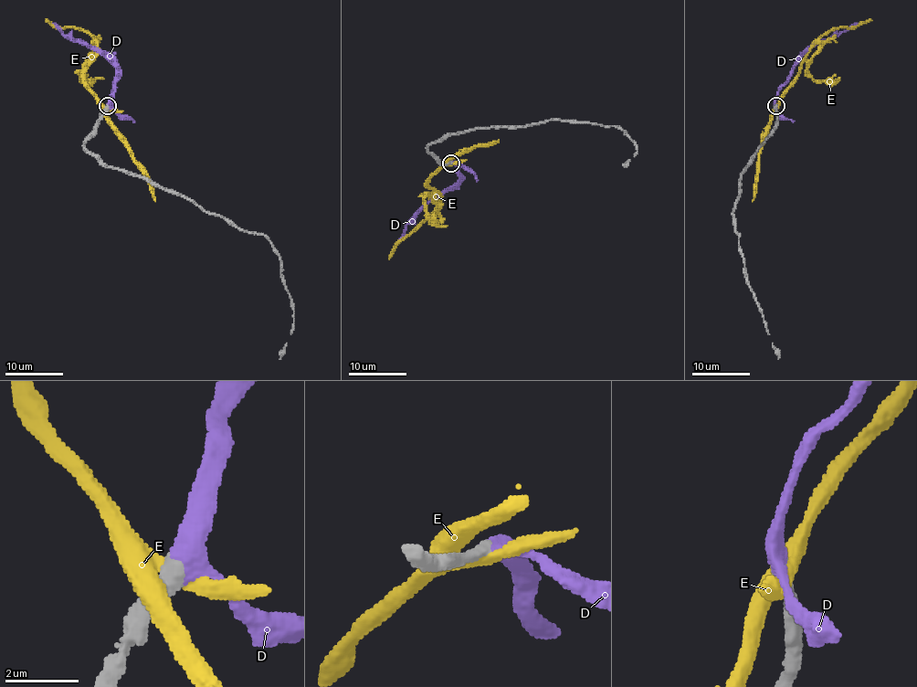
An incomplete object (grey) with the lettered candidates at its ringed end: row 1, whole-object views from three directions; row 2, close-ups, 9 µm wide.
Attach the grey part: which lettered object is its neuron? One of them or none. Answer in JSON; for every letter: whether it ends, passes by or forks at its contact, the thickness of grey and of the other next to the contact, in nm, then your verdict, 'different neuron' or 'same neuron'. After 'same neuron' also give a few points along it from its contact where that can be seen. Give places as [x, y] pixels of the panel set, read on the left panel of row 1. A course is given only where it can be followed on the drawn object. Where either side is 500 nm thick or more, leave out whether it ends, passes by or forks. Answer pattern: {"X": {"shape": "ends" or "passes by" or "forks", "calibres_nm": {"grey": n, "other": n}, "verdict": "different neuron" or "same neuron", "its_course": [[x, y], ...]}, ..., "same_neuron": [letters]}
{"D": {"shape": "passes by", "calibres_nm": {"grey": 460, "other": 420}, "verdict": "same neuron", "its_course": [[108, 108], [115, 68], [85, 43], [68, 39], [53, 23]]}, "E": {"calibres_nm": {"grey": 500, "other": 360}, "verdict": "different neuron"}, "same_neuron": ["D"]}

